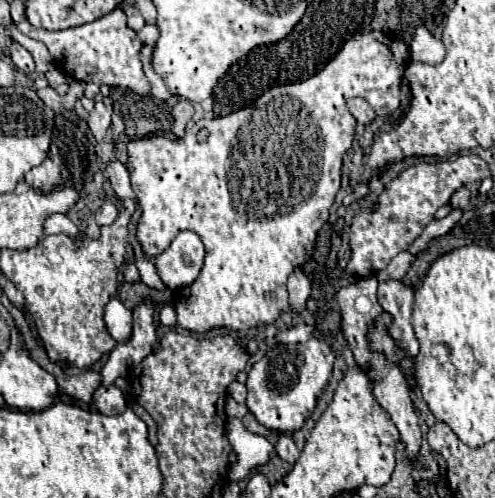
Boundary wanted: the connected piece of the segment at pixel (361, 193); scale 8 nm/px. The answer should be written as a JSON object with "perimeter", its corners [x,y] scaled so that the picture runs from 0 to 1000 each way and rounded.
{"perimeter":[[[727,365],[727,369],[707,386],[707,390],[699,390],[699,394],[695,394],[691,414],[695,414],[695,418],[703,418],[711,406],[723,406],[723,402],[727,402],[727,398],[735,398],[739,390],[743,390],[743,369],[739,369],[739,365]]]}

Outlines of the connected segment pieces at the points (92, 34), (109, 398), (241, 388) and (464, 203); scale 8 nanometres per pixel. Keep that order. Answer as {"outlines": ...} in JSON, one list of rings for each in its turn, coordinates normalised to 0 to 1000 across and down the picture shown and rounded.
{"outlines":[[[[242,16],[226,20],[222,28],[198,36],[182,48],[166,48],[166,52],[121,60],[121,64],[69,56],[57,40],[36,44],[32,52],[44,68],[89,84],[121,141],[141,149],[141,129],[145,129],[145,153],[154,161],[174,165],[174,153],[178,153],[198,173],[202,169],[242,173],[242,177],[259,177],[287,193],[303,189],[303,169],[287,145],[287,120],[283,120],[287,84],[279,80],[275,64],[255,52],[255,28]]],[[[202,775],[186,791],[186,807],[202,831],[214,835],[238,835],[242,827],[255,823],[255,803],[234,775]]],[[[473,763],[473,767],[461,775],[461,791],[465,791],[481,811],[493,811],[493,807],[497,807],[497,775],[485,771],[481,763]]],[[[929,378],[913,390],[913,402],[909,402],[909,414],[913,418],[939,418],[949,410],[949,386],[941,378]]]]}

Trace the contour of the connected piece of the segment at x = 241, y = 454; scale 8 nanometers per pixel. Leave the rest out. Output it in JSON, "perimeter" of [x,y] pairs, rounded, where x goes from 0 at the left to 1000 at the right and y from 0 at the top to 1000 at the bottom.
{"perimeter":[[[481,839],[461,843],[461,863],[465,867],[457,867],[457,876],[461,876],[461,884],[481,916],[477,932],[465,936],[461,960],[473,968],[485,968],[517,936],[533,936],[545,924],[545,916],[554,912],[554,896],[545,892],[541,880],[517,876],[513,867],[501,867]]]}

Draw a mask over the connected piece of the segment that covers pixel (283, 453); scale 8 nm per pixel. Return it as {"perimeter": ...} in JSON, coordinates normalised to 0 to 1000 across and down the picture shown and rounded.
{"perimeter":[[[570,871],[566,884],[562,884],[562,892],[558,892],[558,912],[562,912],[570,924],[578,924],[582,932],[594,932],[594,928],[602,924],[602,916],[606,916],[606,904],[598,900],[590,876]]]}

